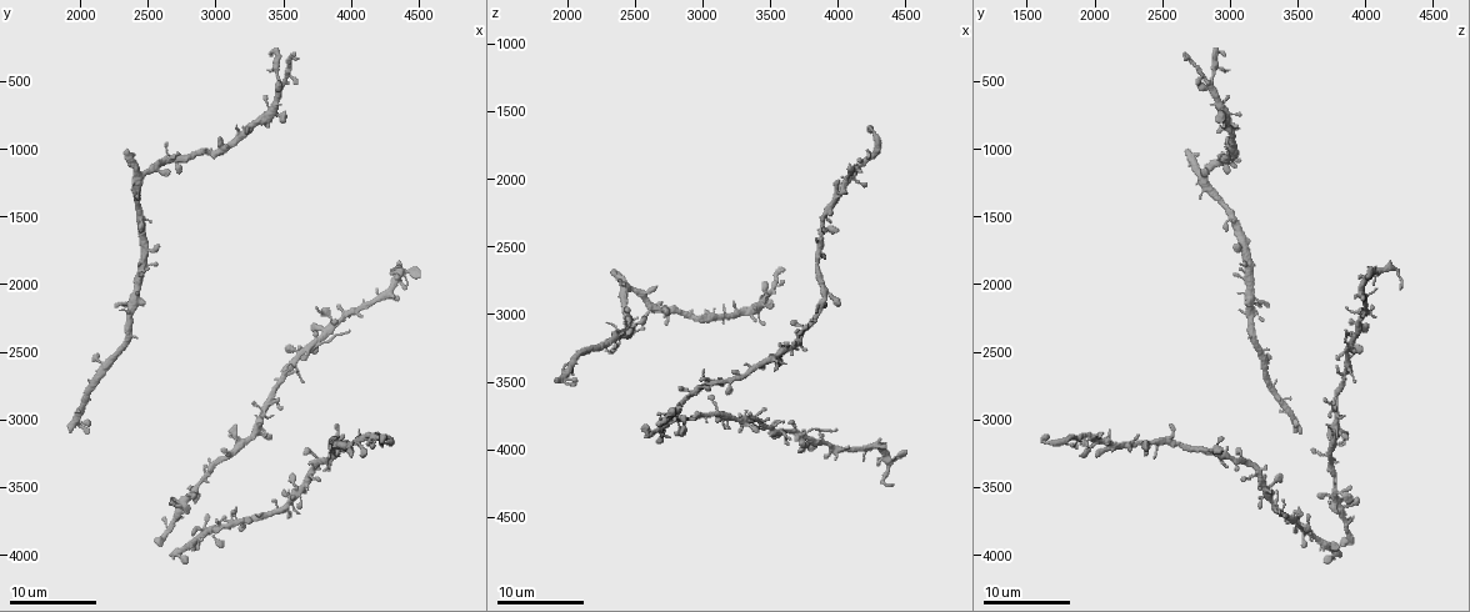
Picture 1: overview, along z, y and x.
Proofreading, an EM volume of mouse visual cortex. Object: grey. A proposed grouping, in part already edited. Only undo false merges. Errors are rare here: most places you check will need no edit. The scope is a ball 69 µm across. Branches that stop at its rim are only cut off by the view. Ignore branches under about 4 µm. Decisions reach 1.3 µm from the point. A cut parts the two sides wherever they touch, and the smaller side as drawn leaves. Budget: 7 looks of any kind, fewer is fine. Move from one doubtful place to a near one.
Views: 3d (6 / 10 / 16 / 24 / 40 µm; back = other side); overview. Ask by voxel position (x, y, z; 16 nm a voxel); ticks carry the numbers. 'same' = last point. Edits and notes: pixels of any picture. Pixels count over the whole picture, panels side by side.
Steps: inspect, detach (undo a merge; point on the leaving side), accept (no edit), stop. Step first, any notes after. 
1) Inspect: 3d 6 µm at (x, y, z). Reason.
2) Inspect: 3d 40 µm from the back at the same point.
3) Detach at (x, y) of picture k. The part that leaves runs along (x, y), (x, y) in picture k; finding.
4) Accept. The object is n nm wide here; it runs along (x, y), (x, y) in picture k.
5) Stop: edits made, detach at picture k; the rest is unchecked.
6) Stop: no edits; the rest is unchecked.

Inspect: 3d 10 µm at (4360, 1900, 4160). Sudden change in width.

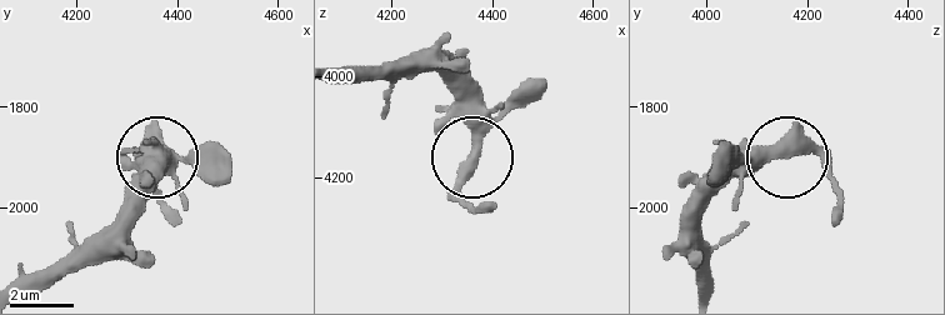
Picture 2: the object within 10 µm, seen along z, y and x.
Accept. All the same neuron.

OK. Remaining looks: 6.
Inspect: 3d 6 µm at (2720, 3580, 3780).

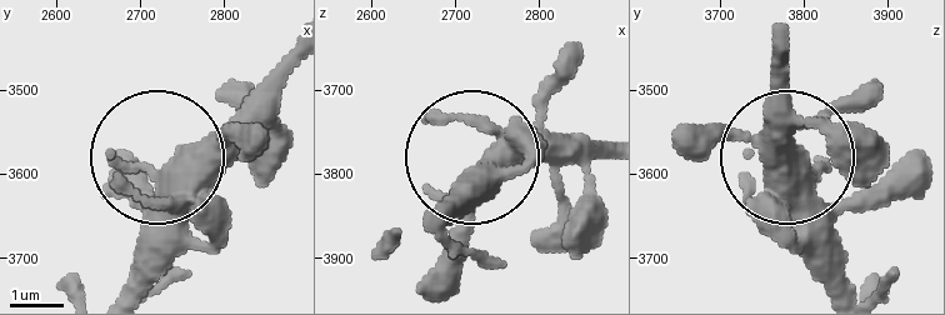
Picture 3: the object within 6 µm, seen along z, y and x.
Accept. All the same neuron.

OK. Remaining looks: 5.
Inspect: 3d 6 µm at (2920, 3840, 3600).

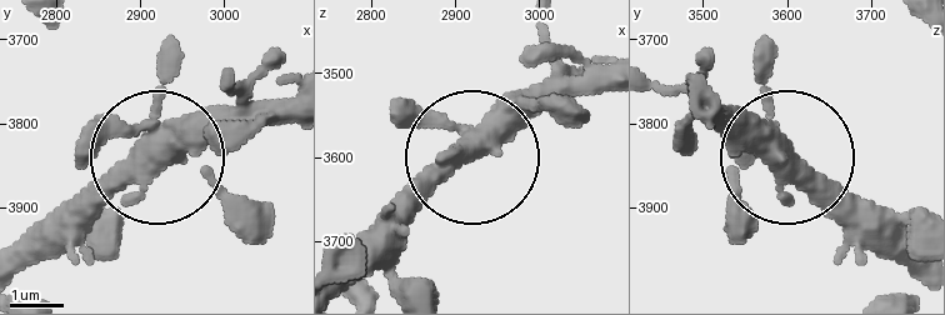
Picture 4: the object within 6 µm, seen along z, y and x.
Inspect: 3d 6 µm from the back at (2910, 3855, 3595).

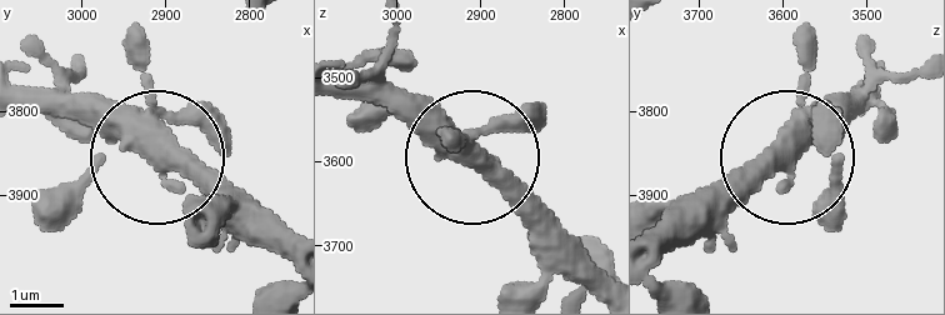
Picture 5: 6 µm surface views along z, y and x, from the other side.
Accept. The side arm is 6 µm long; all the same neuron.

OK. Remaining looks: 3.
Inspect: 3d 10 µm at (2980, 1020, 3040). Thick turns thin.

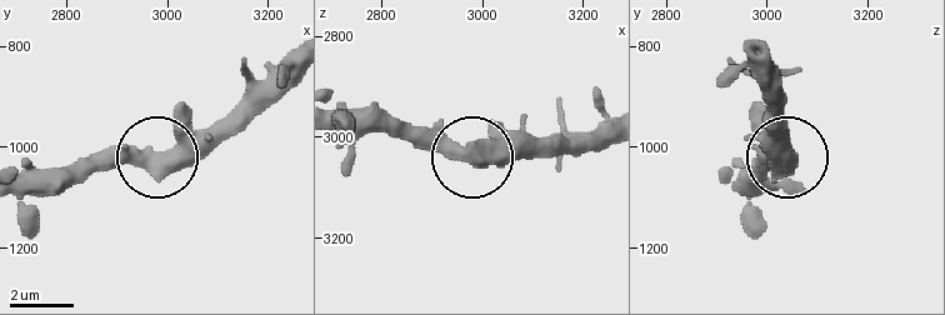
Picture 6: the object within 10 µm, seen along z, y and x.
Accept. All the same neuron.

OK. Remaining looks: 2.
Stop: no edits; the rest is unchecked.

